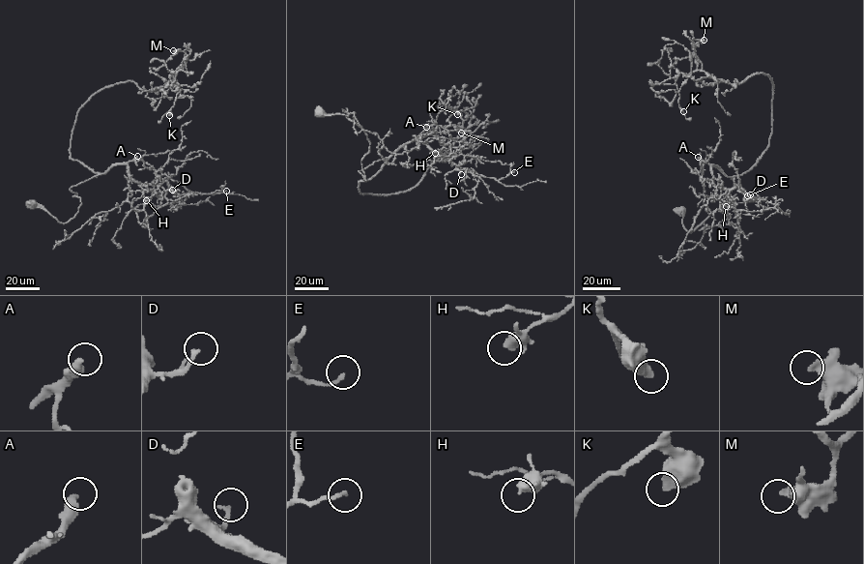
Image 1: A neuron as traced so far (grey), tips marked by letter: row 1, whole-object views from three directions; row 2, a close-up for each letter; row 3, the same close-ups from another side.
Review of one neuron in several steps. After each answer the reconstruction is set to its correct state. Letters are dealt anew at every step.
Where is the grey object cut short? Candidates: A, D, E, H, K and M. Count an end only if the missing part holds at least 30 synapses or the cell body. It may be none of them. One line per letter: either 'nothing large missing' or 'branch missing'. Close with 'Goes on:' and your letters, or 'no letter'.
A: branch missing
D: nothing large missing
E: nothing large missing
H: nothing large missing
K: nothing large missing
M: nothing large missing
Goes on: A

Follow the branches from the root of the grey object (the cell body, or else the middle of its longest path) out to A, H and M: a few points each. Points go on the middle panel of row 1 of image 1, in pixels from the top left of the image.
A: (320, 112), (344, 114), (366, 135), (369, 151), (361, 161), (365, 180), (359, 170), (391, 156), (426, 127)
H: (320, 112), (344, 114), (366, 135), (365, 180), (359, 170), (416, 139), (442, 156), (435, 153)
M: (320, 112), (366, 135), (365, 180), (359, 170), (387, 158), (361, 193), (414, 188), (478, 123), (461, 133)

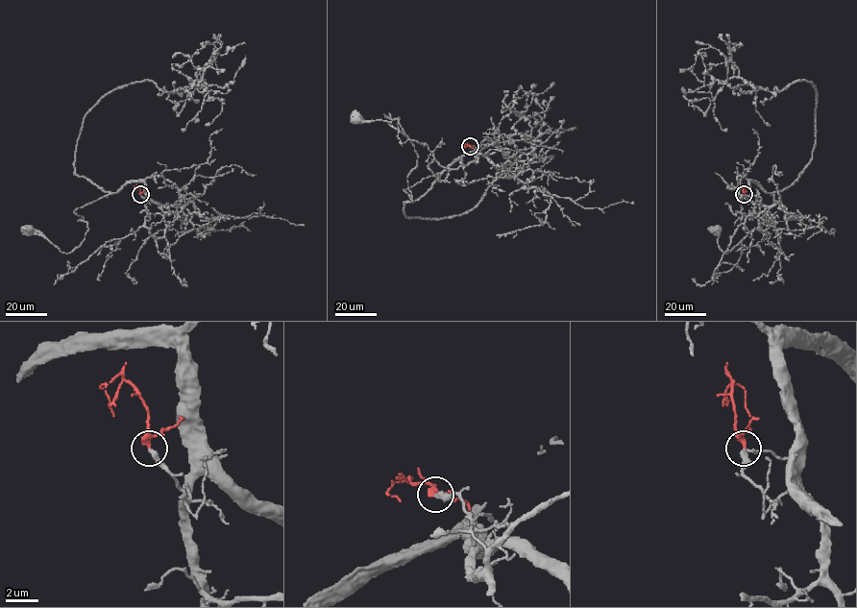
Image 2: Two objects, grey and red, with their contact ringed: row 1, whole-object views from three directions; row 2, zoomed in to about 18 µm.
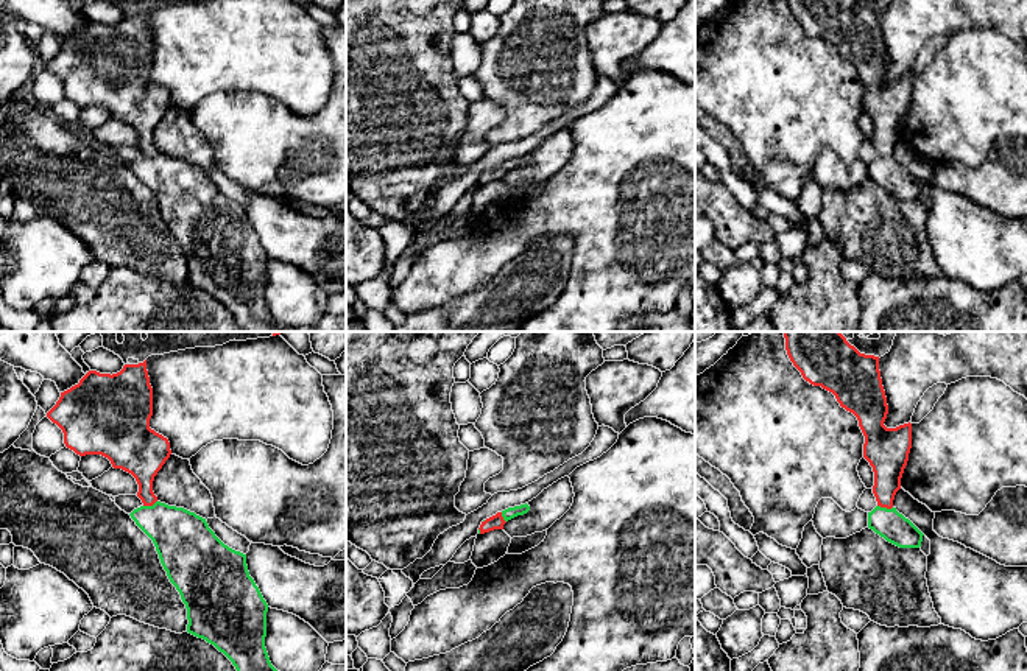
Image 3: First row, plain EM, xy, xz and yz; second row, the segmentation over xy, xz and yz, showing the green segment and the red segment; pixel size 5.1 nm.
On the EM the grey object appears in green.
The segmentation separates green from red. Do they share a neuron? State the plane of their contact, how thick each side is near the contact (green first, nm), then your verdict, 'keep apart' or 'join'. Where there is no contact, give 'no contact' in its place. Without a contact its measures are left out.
contact in yz; calibres 160 and 190 nm; join

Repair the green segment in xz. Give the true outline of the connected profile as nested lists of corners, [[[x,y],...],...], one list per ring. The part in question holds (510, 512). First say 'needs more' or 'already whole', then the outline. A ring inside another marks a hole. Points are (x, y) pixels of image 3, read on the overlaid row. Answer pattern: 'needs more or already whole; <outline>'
needs more; [[[525,503],[525,504],[521,504],[521,506],[508,508],[502,512],[497,512],[496,515],[482,522],[482,525],[478,528],[478,534],[485,534],[485,532],[489,532],[489,531],[494,531],[494,529],[503,529],[503,525],[508,520],[511,520],[517,515],[524,515],[528,511],[530,511],[530,506]]]

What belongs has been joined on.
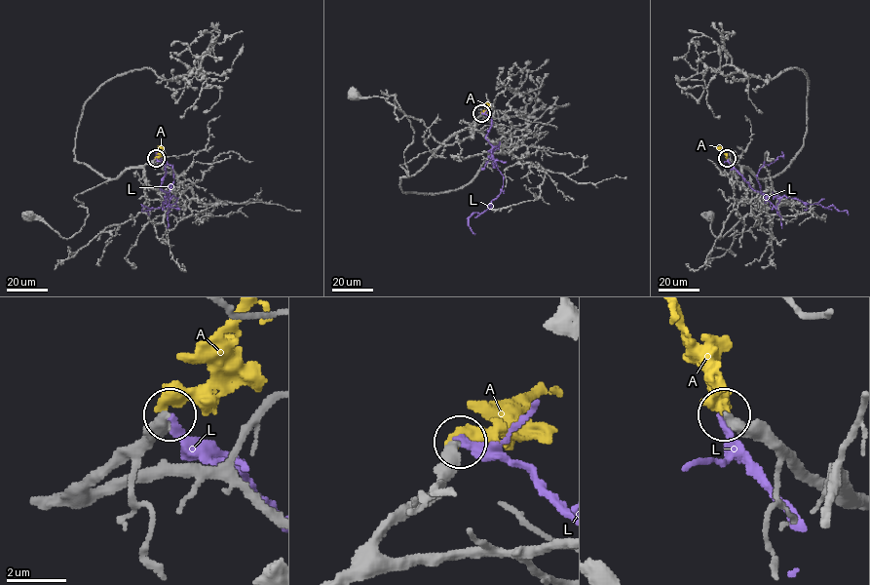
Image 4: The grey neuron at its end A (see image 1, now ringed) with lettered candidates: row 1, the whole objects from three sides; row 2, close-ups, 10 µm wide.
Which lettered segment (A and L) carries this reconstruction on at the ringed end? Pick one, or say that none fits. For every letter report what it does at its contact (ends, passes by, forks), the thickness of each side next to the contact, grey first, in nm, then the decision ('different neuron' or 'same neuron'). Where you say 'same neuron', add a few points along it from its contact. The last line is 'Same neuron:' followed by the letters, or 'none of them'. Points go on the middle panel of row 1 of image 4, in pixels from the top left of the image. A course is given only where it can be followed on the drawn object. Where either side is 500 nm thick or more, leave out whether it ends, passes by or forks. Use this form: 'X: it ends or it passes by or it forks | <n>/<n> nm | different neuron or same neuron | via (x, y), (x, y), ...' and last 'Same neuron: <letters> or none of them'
A: it passes by | 440/340 nm | different neuron
L: it ends | 440/280 nm | different neuron
Same neuron: none of them

